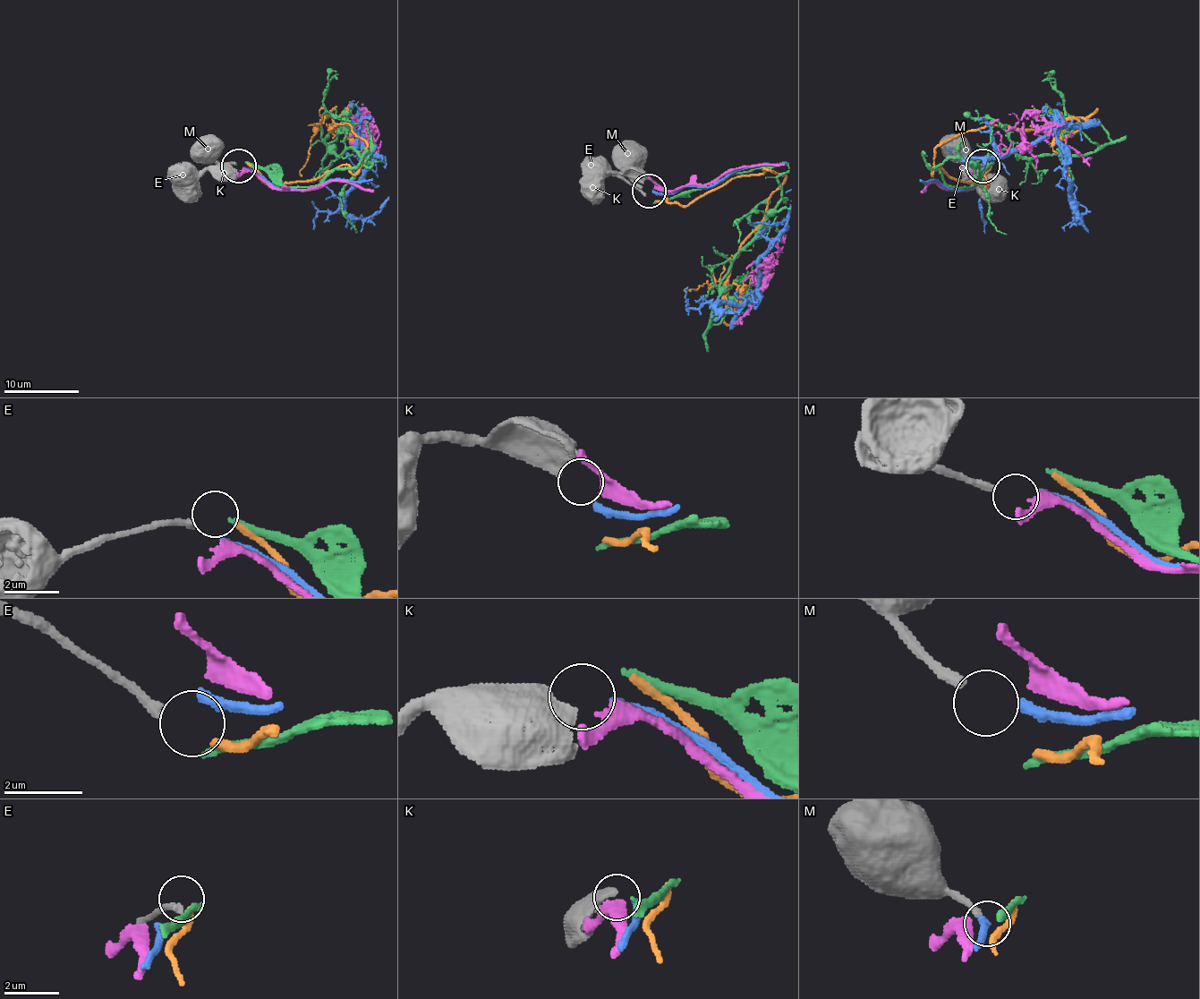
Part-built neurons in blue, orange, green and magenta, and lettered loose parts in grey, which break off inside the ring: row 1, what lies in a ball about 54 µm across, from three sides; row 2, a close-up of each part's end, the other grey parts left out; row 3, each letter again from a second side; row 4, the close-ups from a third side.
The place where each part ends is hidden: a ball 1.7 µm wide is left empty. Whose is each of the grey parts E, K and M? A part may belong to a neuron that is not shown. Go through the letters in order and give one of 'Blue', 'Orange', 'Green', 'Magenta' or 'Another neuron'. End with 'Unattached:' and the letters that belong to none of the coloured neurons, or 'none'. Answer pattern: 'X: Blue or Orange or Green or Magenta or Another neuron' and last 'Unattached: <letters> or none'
E: Orange
K: Magenta
M: Blue
Unattached: none

